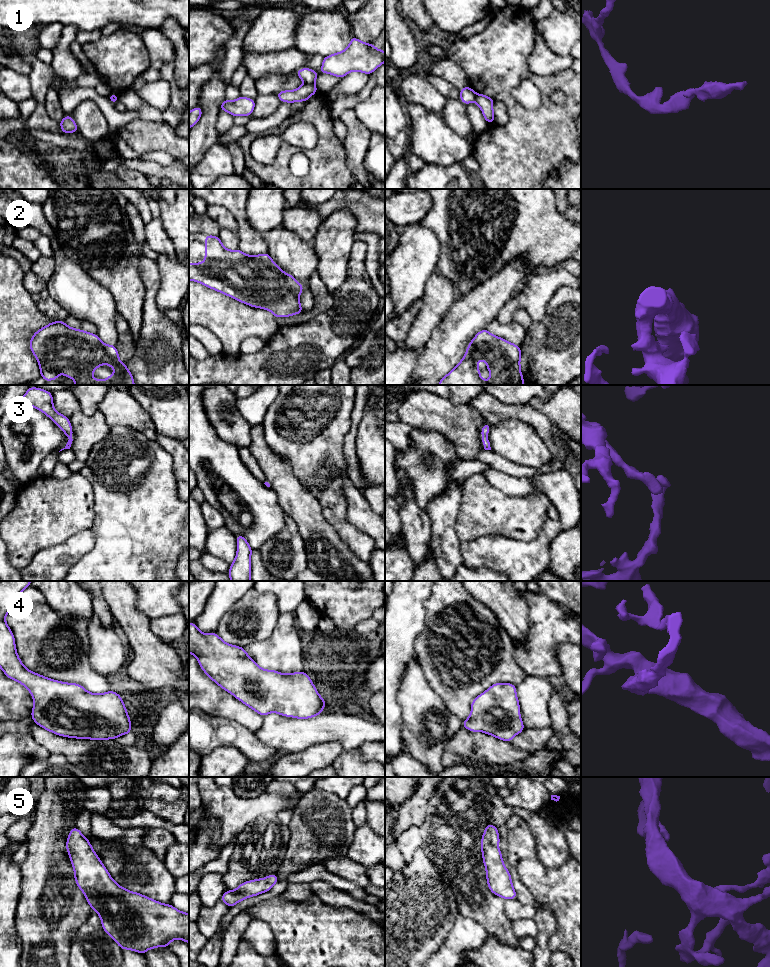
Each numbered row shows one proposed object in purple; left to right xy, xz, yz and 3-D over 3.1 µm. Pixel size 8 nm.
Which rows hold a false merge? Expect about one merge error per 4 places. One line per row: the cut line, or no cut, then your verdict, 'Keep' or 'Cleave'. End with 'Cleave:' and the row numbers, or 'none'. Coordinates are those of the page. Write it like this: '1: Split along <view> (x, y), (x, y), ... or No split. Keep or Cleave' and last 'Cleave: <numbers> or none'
1: Split along xz (305, 82), (313, 83). Cleave
2: No split. Keep
3: No split. Keep
4: No split. Keep
5: No split. Keep
Cleave: 1

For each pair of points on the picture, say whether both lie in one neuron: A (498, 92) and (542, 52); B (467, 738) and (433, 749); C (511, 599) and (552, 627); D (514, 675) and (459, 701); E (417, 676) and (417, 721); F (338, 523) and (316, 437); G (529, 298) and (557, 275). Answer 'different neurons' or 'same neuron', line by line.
A: different neurons
B: different neurons
C: different neurons
D: same neuron
E: same neuron
F: same neuron
G: same neuron

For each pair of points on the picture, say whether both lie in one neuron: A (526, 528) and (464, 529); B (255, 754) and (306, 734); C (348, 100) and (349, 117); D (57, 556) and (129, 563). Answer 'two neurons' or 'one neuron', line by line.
A: one neuron
B: two neurons
C: two neurons
D: two neurons

